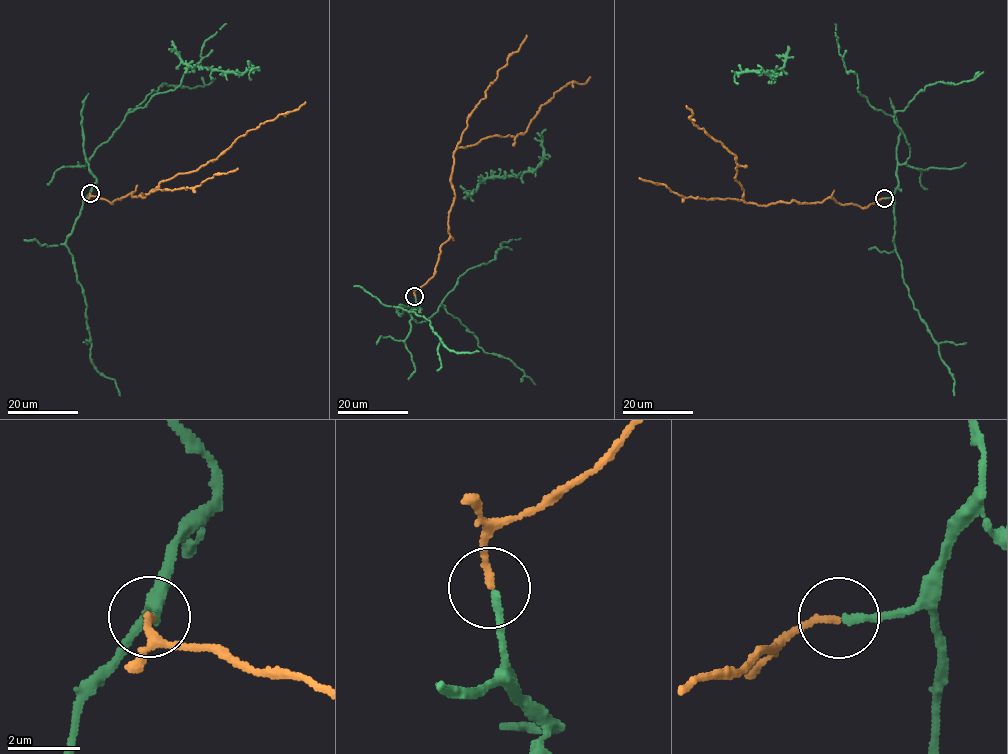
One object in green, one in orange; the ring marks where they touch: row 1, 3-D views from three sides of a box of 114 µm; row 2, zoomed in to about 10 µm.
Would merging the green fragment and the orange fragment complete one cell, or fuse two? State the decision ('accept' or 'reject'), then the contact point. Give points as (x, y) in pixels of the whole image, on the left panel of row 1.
accept; place (90, 193)

